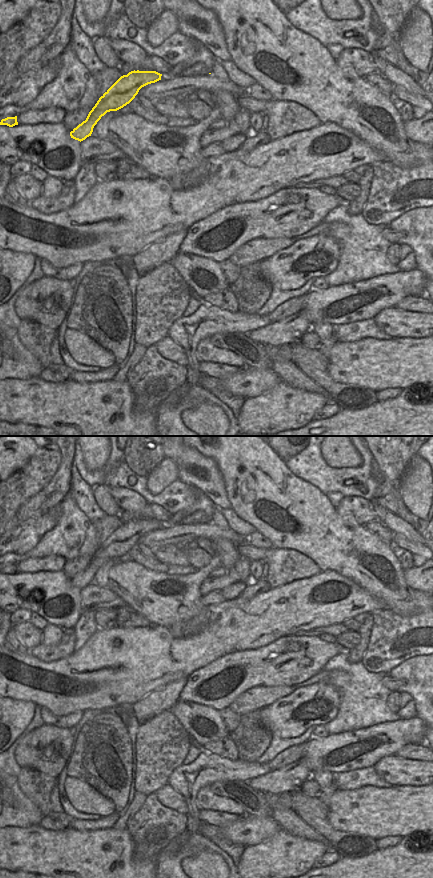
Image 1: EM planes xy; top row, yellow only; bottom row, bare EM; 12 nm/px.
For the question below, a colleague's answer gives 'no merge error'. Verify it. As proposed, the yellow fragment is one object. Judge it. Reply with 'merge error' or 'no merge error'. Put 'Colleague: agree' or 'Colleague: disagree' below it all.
merge error
Colleague: disagree

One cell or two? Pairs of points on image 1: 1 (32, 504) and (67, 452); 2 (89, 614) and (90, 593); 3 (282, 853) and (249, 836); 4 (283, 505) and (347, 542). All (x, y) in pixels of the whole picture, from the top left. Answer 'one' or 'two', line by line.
1: one
2: two
3: two
4: one

